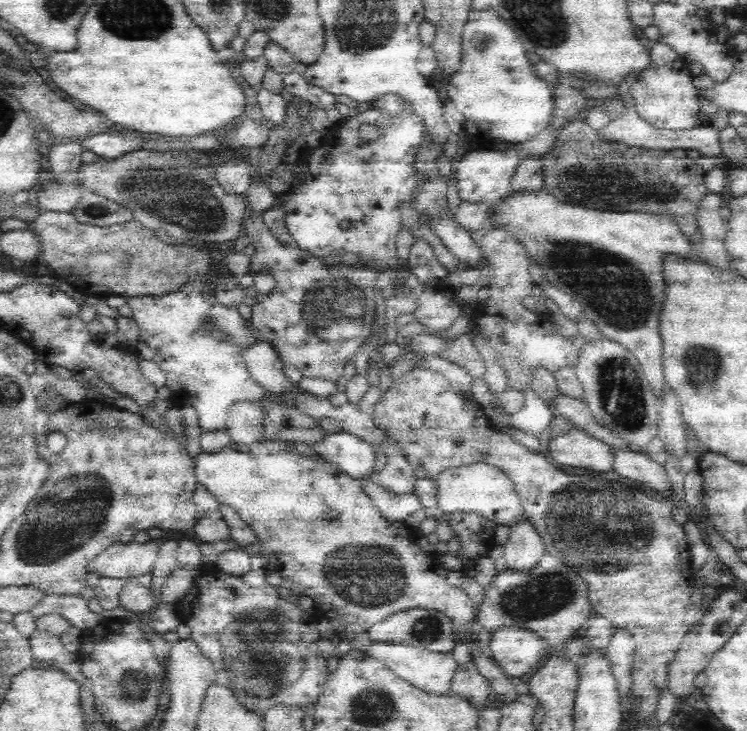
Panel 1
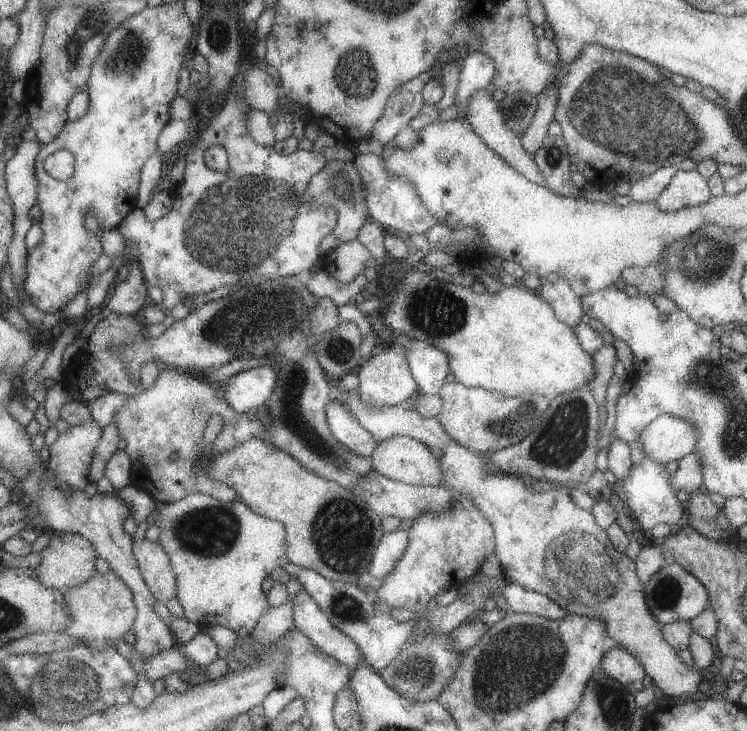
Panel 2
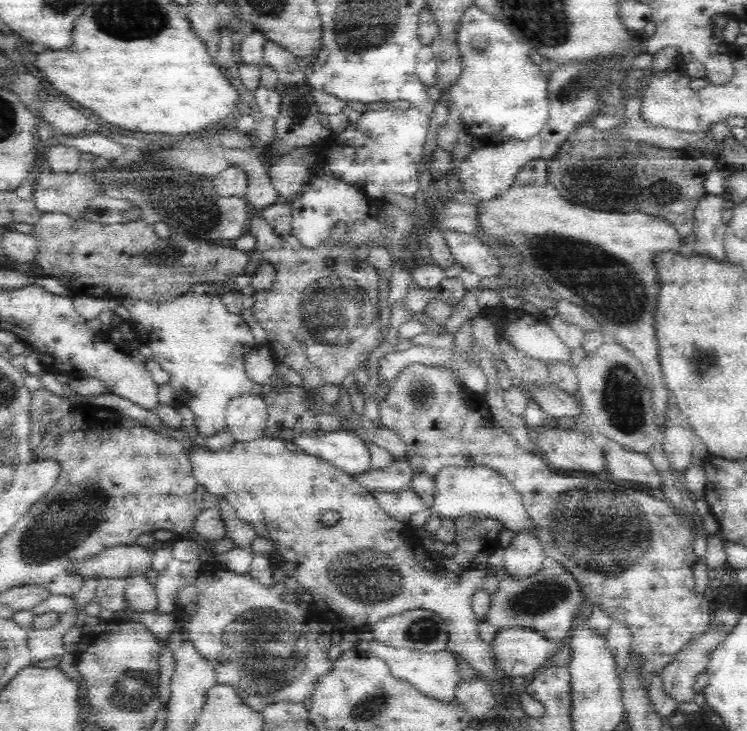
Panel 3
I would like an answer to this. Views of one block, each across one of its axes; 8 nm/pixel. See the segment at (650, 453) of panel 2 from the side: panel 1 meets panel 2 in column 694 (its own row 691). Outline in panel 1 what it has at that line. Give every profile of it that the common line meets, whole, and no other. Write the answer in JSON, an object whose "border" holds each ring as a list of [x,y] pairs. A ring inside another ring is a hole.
{"border":[[[377,642],[372,645],[369,656],[376,658],[383,663],[394,675],[403,681],[409,682],[412,686],[433,692],[434,694],[442,694],[450,690],[450,678],[457,668],[457,662],[453,658],[453,652],[433,652],[425,650],[420,646],[412,646],[412,644],[392,644],[391,642]]]}

